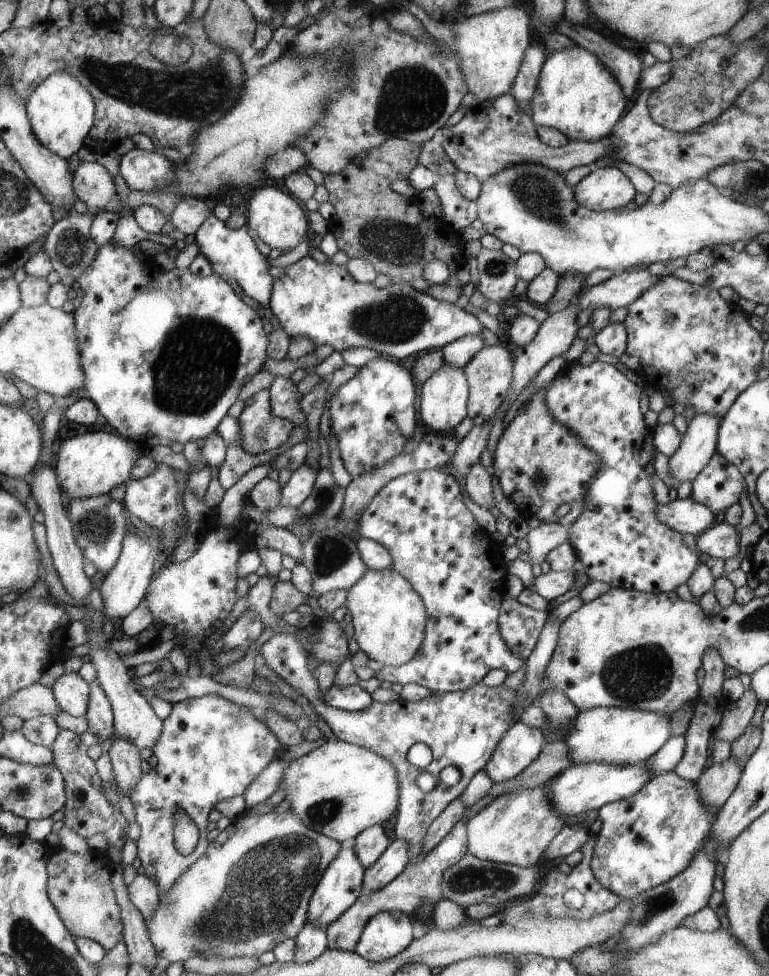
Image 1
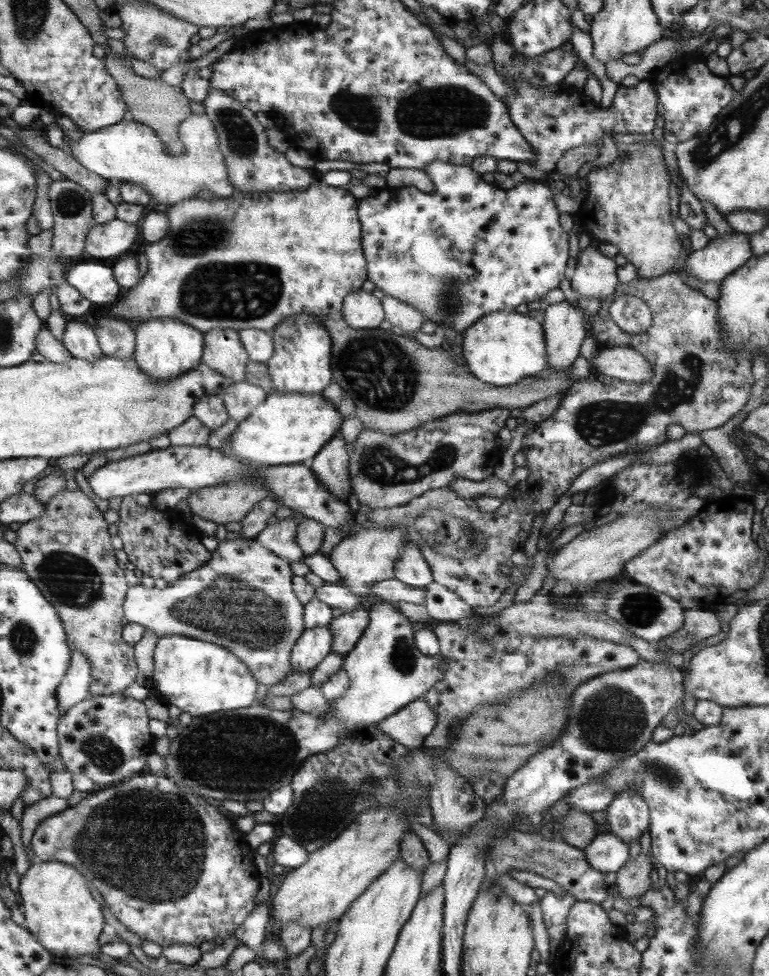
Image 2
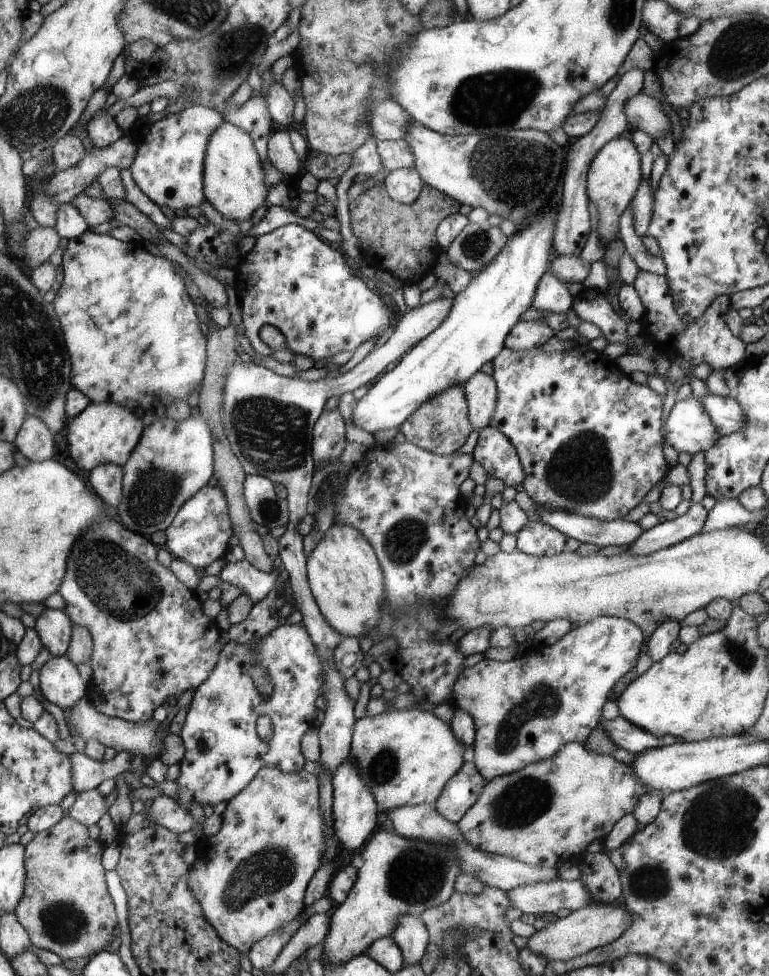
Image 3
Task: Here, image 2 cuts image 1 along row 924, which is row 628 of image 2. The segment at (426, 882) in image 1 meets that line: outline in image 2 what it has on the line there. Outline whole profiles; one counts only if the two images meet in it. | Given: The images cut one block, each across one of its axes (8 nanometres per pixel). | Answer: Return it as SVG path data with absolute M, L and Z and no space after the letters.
M366 608L351 610L337 618L332 618L329 622L329 629L333 632L332 652L344 660L357 640L361 638L367 624L369 624L369 617Z

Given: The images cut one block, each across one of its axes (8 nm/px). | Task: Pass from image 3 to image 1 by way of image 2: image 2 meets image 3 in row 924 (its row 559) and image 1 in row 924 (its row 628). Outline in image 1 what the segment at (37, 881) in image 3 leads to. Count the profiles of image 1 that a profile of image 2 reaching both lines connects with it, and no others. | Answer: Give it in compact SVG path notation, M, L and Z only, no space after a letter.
M60 848L48 861L48 892L59 911L67 930L75 938L89 938L99 942L108 952L124 937L123 910L113 886L116 865L101 852L89 848L85 853L71 853Z

